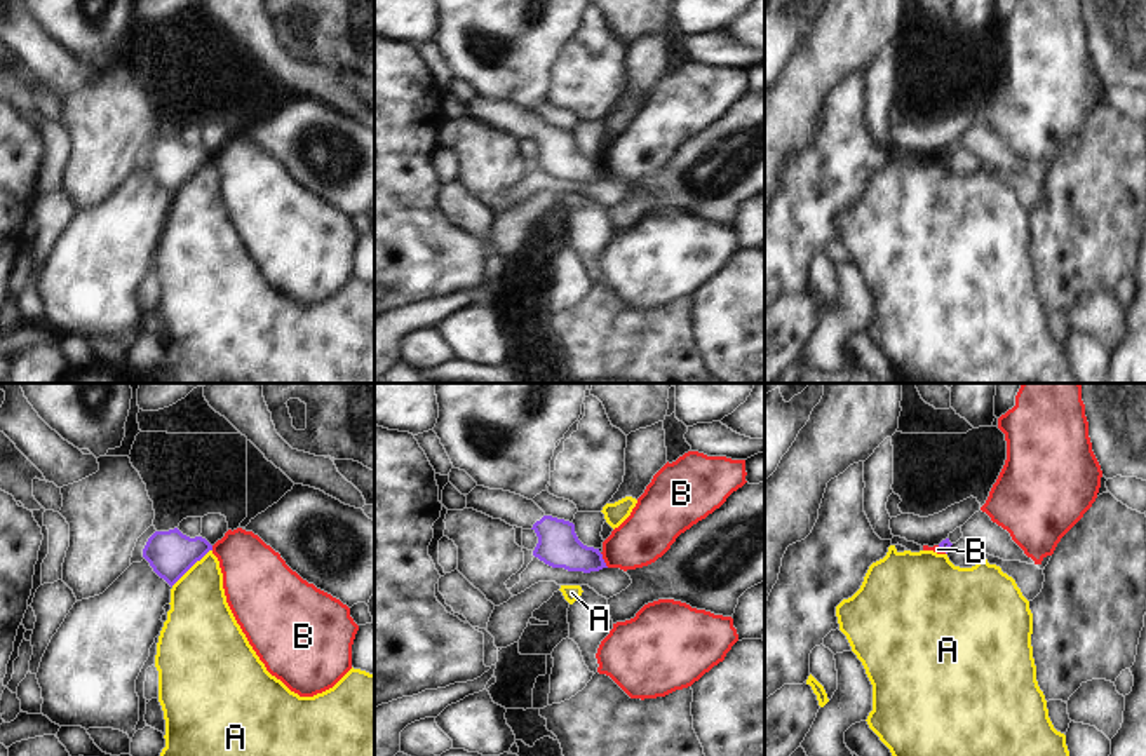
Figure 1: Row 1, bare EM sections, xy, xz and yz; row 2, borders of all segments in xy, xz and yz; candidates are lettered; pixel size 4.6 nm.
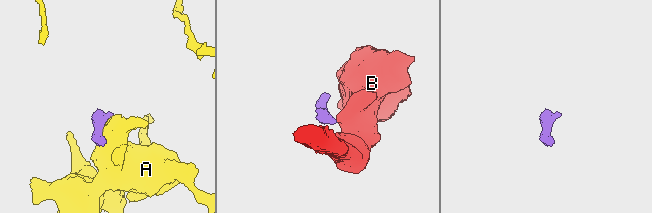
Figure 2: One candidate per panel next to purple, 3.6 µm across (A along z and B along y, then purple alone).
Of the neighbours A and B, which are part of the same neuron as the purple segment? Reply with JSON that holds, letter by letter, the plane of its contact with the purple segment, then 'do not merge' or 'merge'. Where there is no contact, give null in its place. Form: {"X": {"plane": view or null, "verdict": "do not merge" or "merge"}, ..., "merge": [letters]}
{"A": {"plane": "xy", "verdict": "do not merge"}, "B": {"plane": "xz", "verdict": "do not merge"}, "merge": []}

